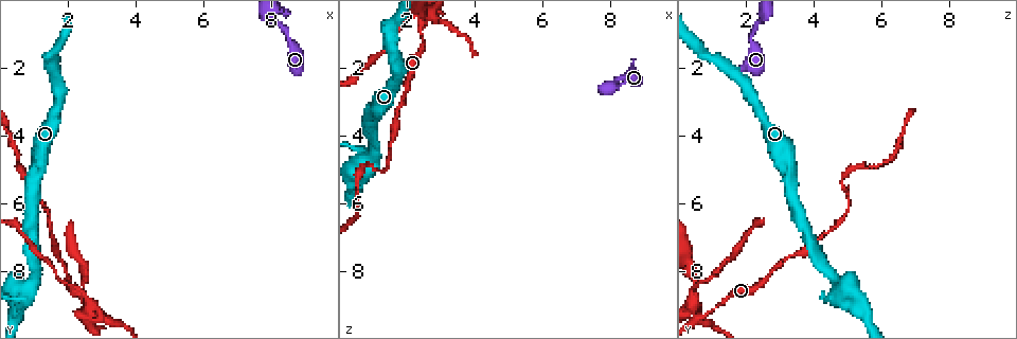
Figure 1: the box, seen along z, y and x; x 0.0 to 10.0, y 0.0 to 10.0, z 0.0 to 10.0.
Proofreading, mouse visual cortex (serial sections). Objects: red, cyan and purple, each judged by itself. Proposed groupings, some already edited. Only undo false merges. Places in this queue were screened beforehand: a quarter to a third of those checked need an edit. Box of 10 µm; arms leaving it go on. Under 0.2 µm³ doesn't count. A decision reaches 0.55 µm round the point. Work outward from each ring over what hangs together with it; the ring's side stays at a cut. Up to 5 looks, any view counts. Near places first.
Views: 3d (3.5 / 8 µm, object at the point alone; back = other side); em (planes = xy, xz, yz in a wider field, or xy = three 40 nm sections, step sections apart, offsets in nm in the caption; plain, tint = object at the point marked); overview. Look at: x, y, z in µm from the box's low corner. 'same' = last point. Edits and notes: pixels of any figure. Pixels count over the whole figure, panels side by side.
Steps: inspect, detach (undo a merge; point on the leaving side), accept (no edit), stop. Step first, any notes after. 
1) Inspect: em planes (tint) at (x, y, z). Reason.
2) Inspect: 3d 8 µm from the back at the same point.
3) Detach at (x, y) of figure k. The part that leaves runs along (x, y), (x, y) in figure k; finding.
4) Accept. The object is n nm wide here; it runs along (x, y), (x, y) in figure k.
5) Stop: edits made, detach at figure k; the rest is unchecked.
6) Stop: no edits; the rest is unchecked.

Inspect: 3d 3.5 µm at (0.70, 5.30, 4.85). Sharp bend.

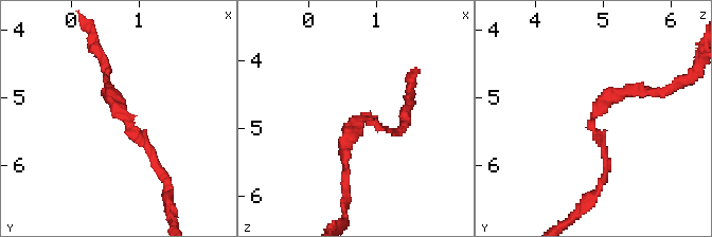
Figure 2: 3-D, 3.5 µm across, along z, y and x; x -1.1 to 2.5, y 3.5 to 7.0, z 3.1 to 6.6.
Inspect: em xy step 1 (tint) at (0.75, 5.25, 4.85). Shape alone is not enough.

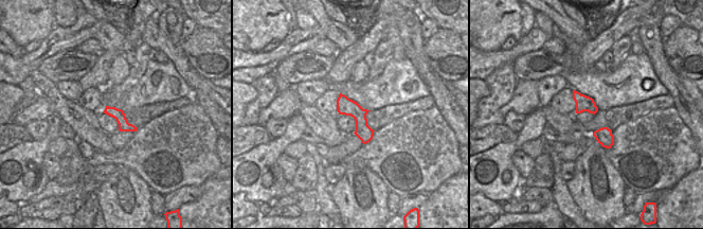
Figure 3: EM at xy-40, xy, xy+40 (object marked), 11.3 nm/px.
Accept. The object is 190 nm wide here; it runs along (160, 170), (108, 92) in figure 2; continuous, no second cell.

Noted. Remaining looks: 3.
Inspect: 3d 3.5 µm at (0.95, 8.45, 4.75).

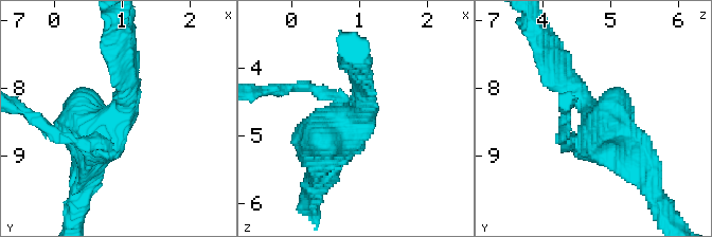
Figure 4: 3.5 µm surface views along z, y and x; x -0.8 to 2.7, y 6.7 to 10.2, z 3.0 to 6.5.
Inspect: em xy step 5 (tint) at (0.95, 8.45, 4.75). 3 arms meet here; the arms are 150, 300, 350 nm wide.

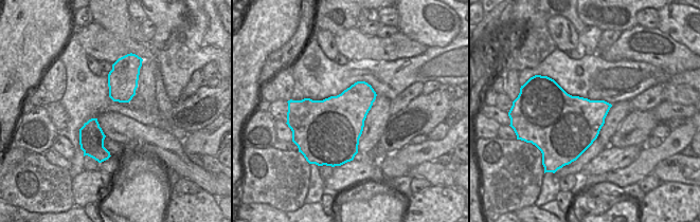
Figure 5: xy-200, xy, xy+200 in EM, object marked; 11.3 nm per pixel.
Detach at (295, 87) of figure 4. The part that leaves runs along (338, 102), (328, 93), (292, 85) in figure 4; a second cell is stuck on.

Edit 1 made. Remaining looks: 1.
Stop: edits made, detach at figure 4; the rest is unchecked.

